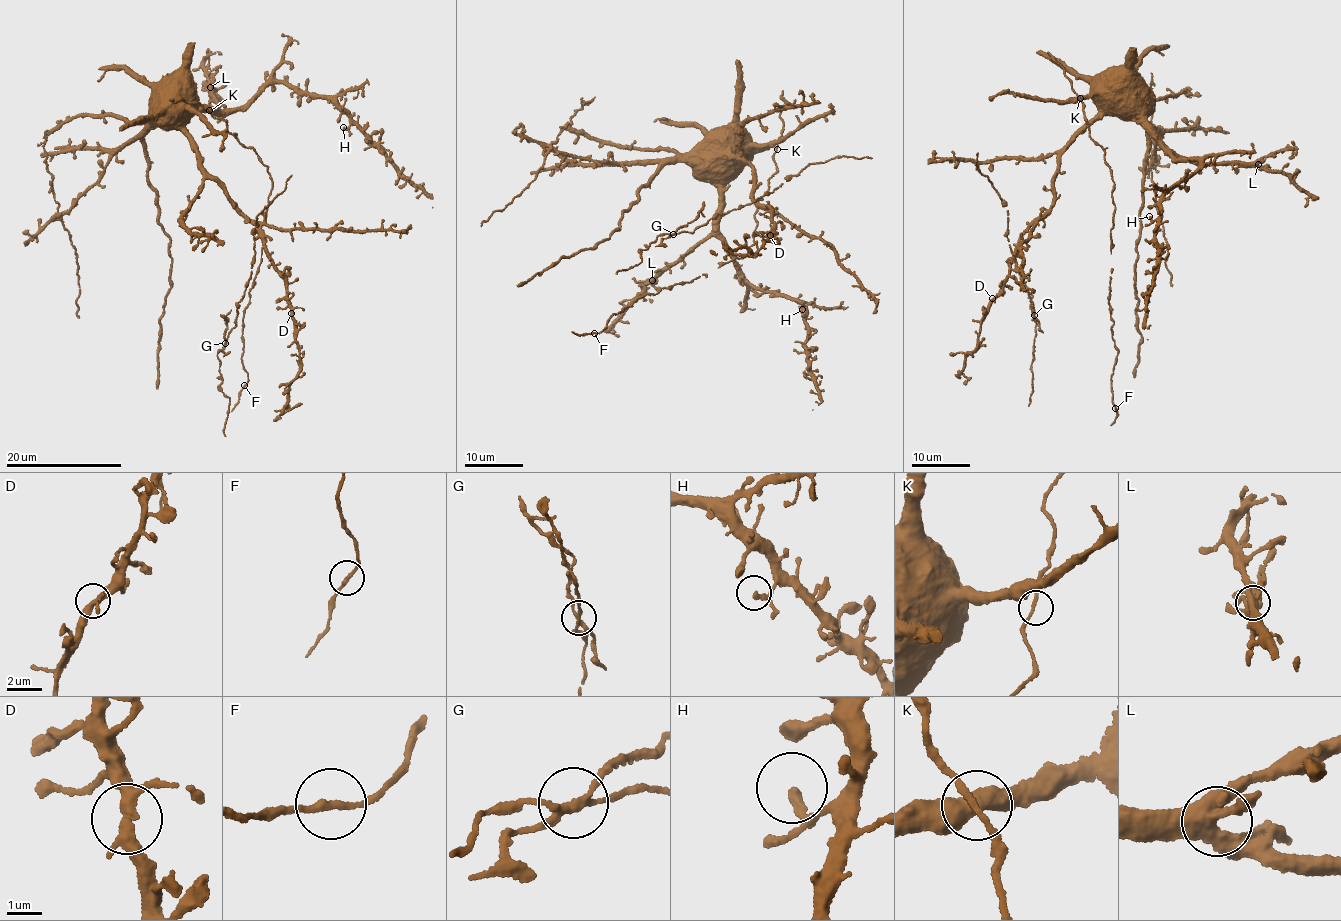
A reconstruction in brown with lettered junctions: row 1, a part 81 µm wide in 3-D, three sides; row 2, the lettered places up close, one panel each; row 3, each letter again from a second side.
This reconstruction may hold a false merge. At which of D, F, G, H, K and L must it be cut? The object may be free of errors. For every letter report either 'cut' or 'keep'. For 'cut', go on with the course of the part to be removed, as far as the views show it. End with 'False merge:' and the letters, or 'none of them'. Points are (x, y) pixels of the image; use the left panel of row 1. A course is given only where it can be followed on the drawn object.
D: keep
F: keep
G: cut; foreign part runs (225, 343), (224, 318), (231, 309)
H: keep
K: keep
L: keep
False merge: G

